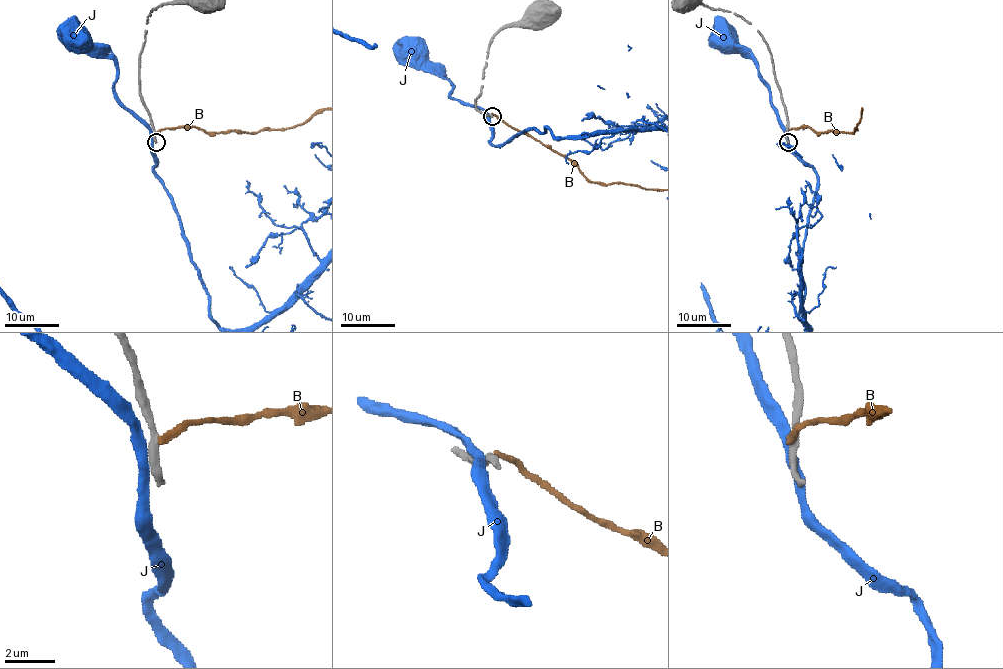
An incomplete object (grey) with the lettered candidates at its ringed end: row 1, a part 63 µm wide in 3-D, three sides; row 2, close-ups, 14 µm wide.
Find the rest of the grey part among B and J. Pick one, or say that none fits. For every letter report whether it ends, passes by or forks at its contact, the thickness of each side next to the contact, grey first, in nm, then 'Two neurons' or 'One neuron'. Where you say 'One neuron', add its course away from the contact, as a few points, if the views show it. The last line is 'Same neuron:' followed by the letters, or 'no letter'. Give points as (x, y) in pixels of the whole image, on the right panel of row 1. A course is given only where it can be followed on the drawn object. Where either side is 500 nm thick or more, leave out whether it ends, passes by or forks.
B: It ends there. Thickness 280 nm (grey) against 280 nm. Two neurons
J: It passes by. Thickness 320 nm (grey) against 380 nm. Two neurons
Same neuron: no letter

